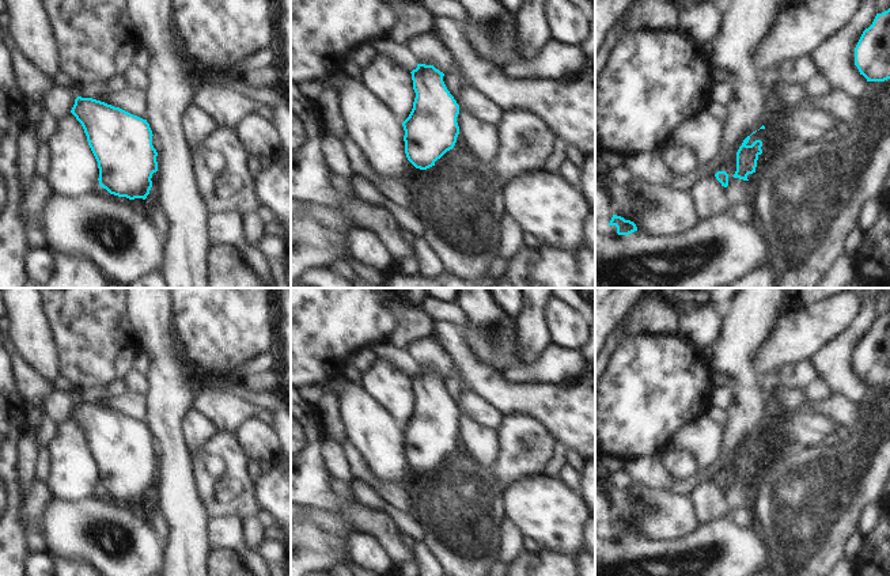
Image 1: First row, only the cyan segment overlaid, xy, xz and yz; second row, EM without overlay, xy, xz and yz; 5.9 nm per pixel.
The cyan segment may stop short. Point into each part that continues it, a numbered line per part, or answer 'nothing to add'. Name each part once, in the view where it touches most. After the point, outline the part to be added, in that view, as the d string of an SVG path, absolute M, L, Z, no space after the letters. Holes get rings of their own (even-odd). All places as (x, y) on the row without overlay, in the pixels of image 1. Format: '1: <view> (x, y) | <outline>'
nothing to add

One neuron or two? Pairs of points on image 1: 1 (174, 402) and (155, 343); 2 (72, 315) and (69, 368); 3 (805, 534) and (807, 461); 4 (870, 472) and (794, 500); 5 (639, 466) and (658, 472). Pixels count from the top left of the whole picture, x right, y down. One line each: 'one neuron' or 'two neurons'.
1: one neuron
2: one neuron
3: one neuron
4: one neuron
5: one neuron

